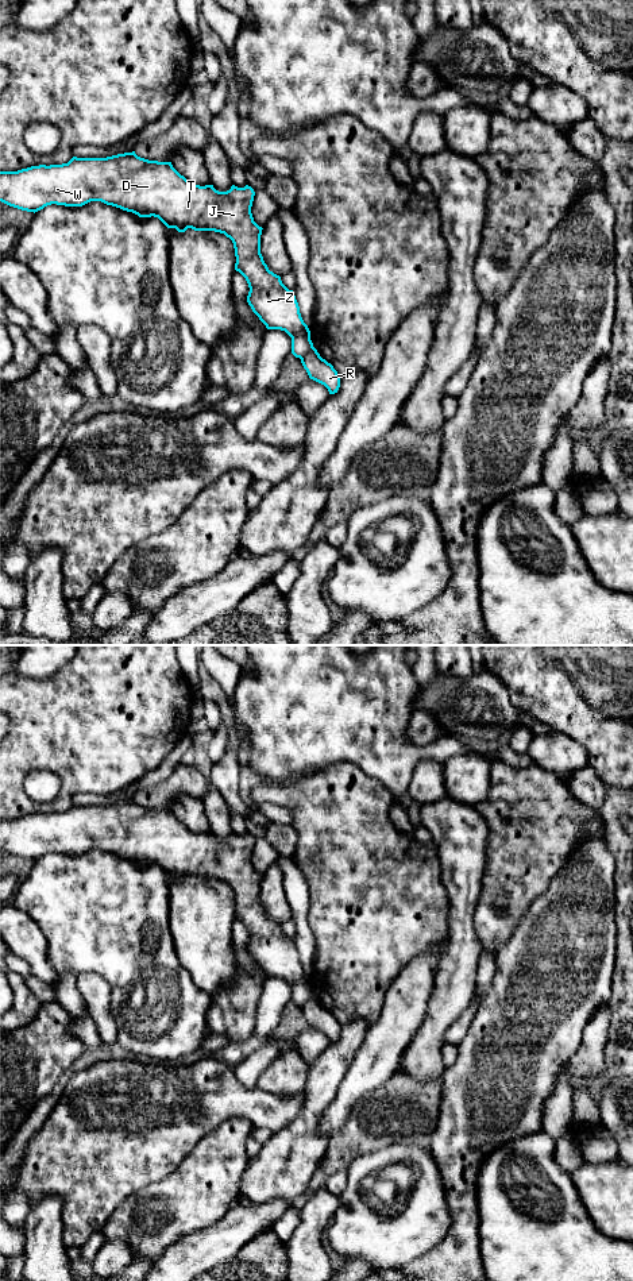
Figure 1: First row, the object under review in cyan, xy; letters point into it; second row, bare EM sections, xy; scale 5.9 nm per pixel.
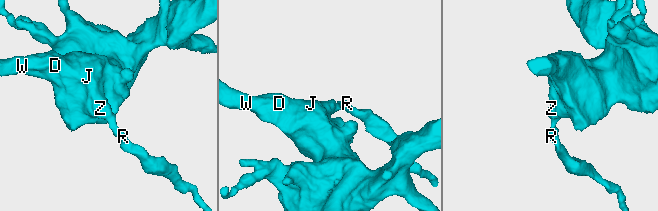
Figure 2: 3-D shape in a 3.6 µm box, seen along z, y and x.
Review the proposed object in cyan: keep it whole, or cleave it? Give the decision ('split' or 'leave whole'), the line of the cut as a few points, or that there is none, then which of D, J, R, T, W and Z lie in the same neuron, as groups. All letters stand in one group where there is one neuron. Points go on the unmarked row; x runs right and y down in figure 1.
split | xy (313, 995), (300, 1006) | D J T W Z / R

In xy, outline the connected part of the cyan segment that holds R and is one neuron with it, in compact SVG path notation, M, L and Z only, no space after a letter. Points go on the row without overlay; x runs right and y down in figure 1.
M314 995L301 1006L301 1011L310 1027L324 1033L329 1042L337 1041L340 1023L331 1011L320 1004Z

